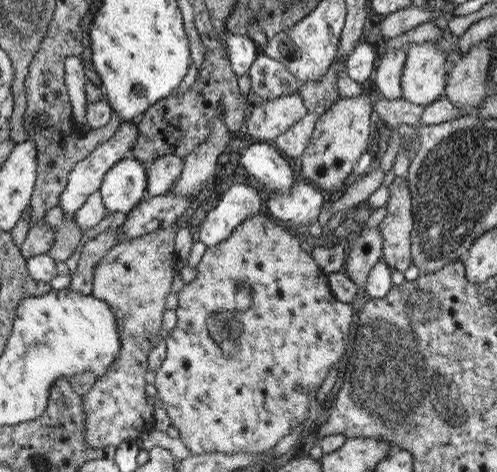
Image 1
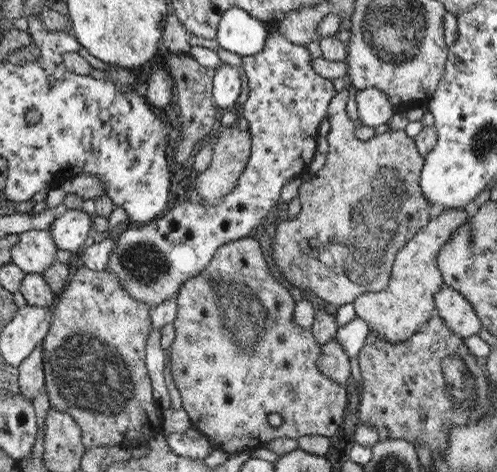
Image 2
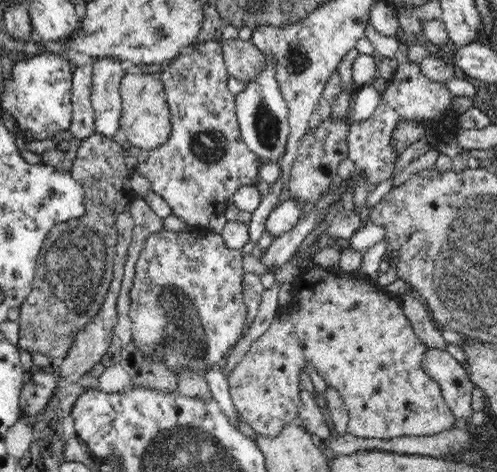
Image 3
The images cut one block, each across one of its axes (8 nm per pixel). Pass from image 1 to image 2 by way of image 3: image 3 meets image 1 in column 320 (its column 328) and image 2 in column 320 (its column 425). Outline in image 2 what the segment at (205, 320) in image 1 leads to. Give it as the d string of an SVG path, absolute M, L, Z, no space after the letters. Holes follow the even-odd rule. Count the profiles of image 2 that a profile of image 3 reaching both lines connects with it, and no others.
M241 238L241 240L235 240L235 242L229 242L229 244L223 244L215 256L211 258L209 266L189 278L187 282L181 284L179 288L179 294L177 294L177 316L173 320L173 326L175 326L175 340L173 344L167 348L169 350L169 356L171 356L171 378L175 382L175 388L181 396L181 408L183 412L189 416L189 424L195 432L199 432L211 446L215 446L217 450L223 450L225 454L237 454L237 452L251 452L251 450L257 450L269 442L275 442L279 438L287 438L287 440L299 440L303 436L321 436L321 438L331 438L341 422L343 422L343 414L347 410L347 392L345 392L345 386L341 386L341 382L333 382L329 380L327 376L323 376L323 372L319 372L319 362L321 362L321 354L323 354L323 346L315 340L313 332L307 328L307 326L301 326L299 322L295 322L295 314L293 314L293 308L297 304L293 304L293 298L291 298L293 292L289 292L283 282L273 276L269 264L265 262L265 256L263 256L263 250L261 250L261 244L253 238ZM267 414L279 414L283 418L281 426L279 428L271 428L267 424Z

